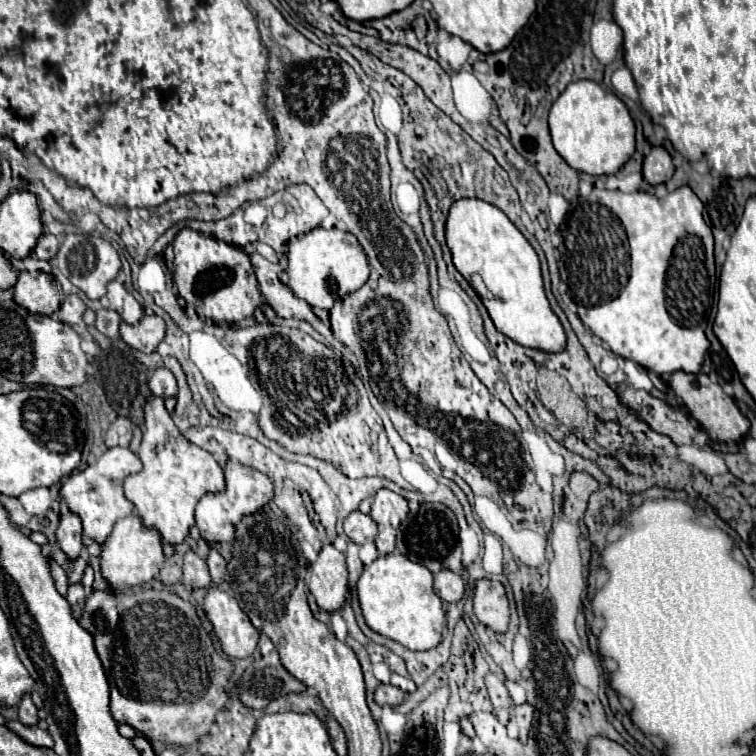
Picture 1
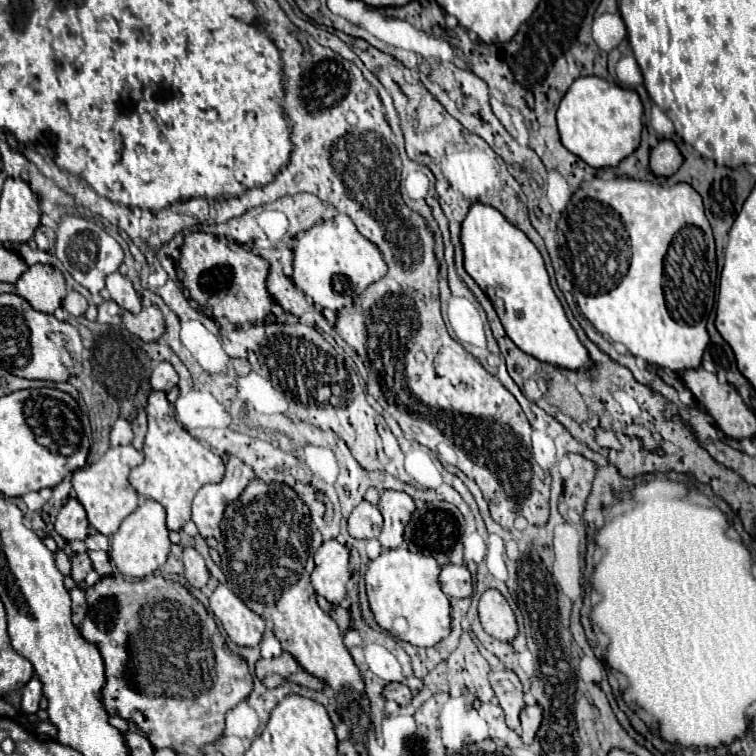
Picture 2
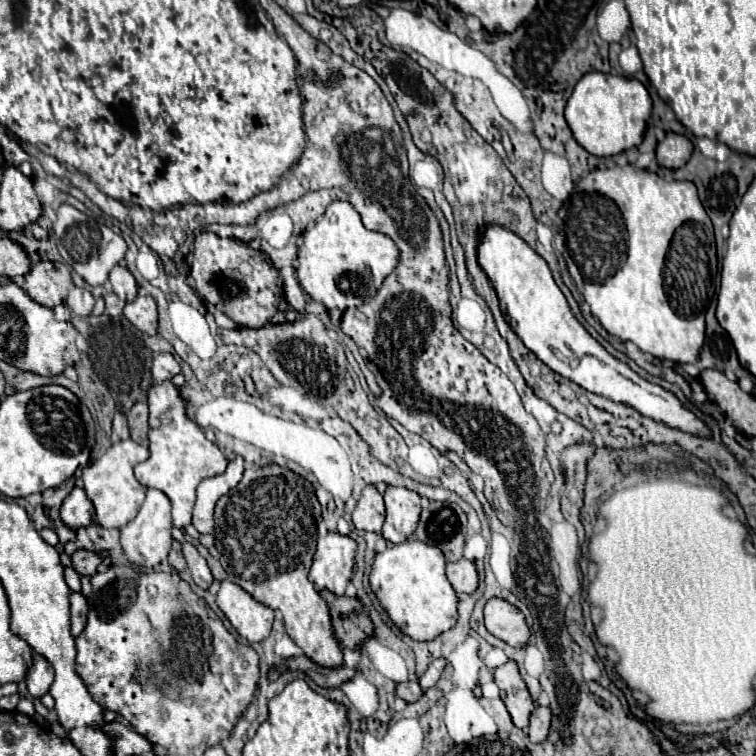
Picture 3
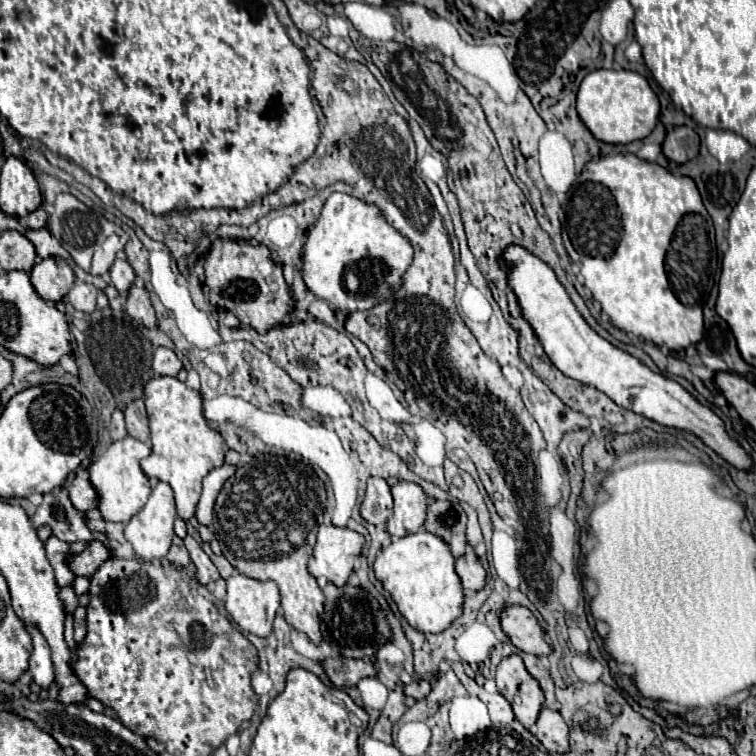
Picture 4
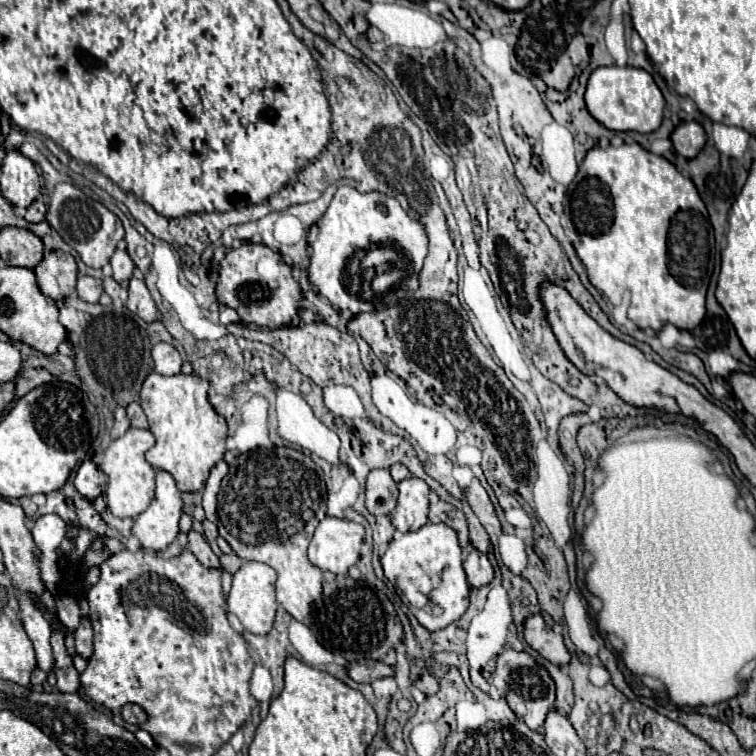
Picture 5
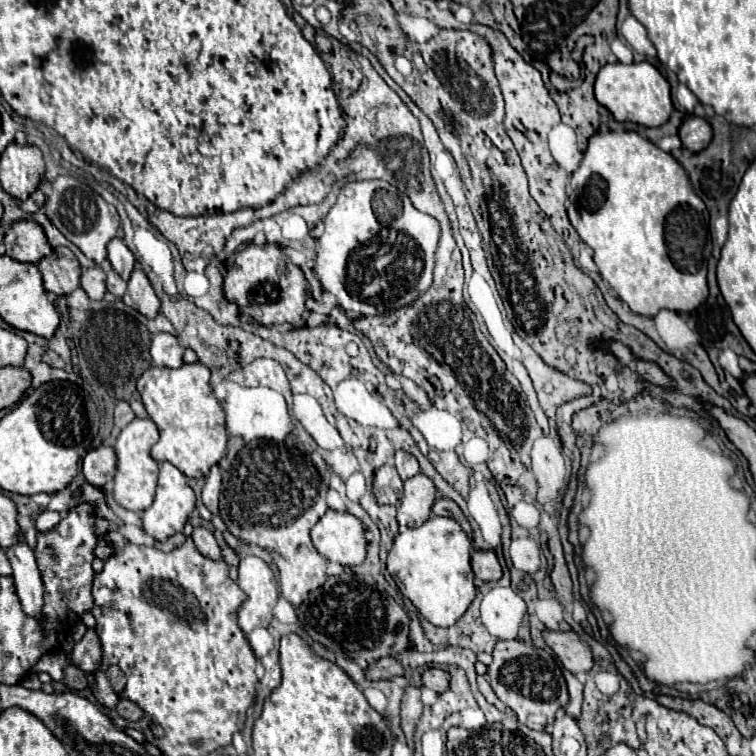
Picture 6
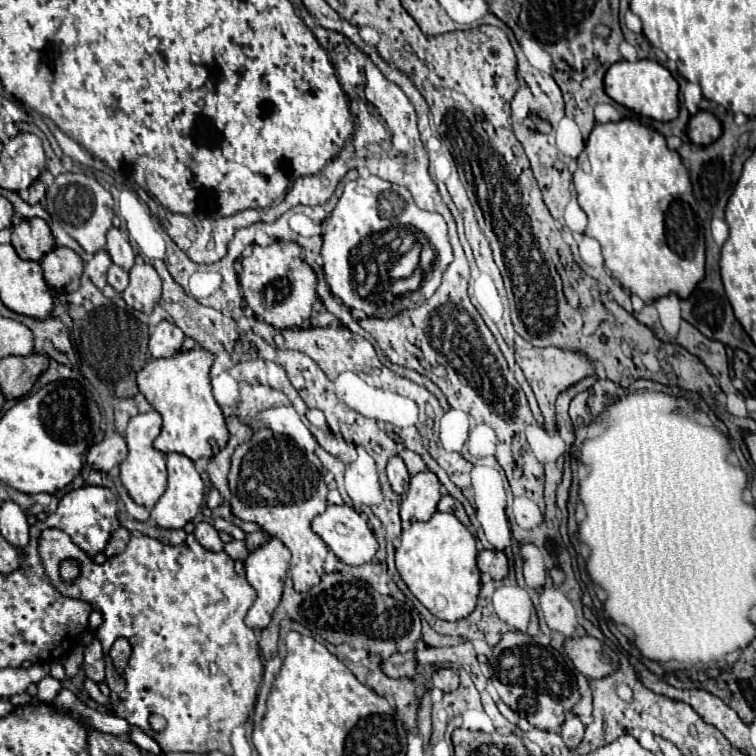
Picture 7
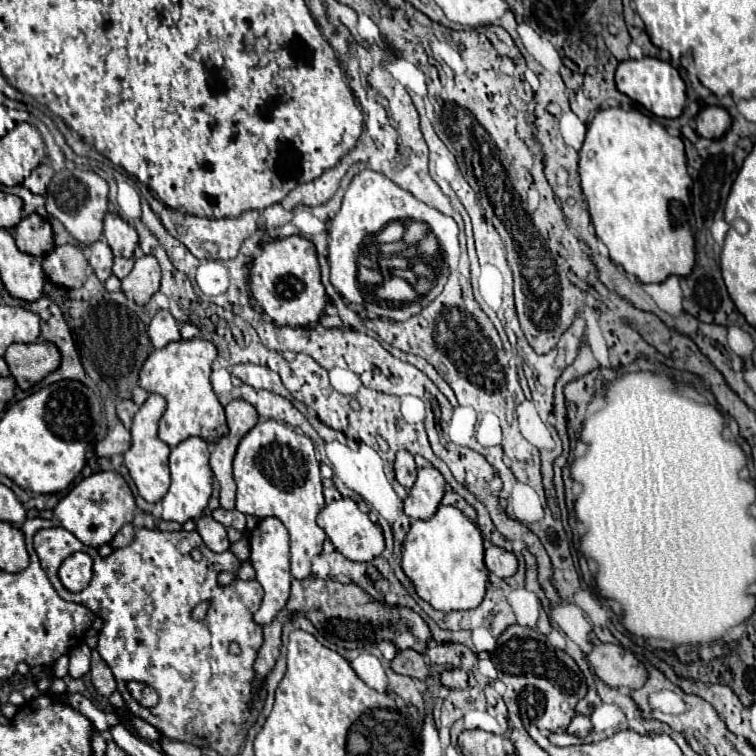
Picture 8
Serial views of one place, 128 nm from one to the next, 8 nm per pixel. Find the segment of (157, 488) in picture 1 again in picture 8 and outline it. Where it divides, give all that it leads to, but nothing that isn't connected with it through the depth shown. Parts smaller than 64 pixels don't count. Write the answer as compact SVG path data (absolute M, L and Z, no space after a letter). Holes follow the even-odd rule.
M178 340L160 350L154 350L140 370L140 386L146 392L158 392L166 398L168 408L160 420L160 438L168 446L176 446L190 436L200 436L208 442L226 434L224 408L212 392L210 370L216 358L216 346L210 340Z

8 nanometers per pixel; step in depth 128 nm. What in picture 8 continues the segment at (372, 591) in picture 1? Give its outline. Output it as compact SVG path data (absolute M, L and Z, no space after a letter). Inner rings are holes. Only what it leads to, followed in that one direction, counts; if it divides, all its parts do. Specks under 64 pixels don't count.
M440 506L438 512L430 520L412 522L412 528L404 540L402 568L404 568L406 576L414 582L418 596L442 612L476 608L484 600L486 582L488 582L488 574L490 574L484 564L484 538L480 534L478 526L454 506Z

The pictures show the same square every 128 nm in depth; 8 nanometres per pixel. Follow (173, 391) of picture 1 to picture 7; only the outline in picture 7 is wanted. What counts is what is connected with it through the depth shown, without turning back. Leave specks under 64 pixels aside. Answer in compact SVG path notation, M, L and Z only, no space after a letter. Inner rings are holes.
M162 320L152 330L154 332L150 334L148 346L150 346L150 352L152 352L154 358L168 358L168 356L174 356L176 352L180 352L184 332L176 324Z

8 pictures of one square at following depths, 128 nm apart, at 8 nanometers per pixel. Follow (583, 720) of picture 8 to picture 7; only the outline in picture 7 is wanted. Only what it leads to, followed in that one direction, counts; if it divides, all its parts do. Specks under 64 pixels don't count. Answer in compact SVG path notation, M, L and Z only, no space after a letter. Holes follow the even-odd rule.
M568 712L568 714L566 714L566 722L564 722L560 734L562 734L566 746L574 750L574 748L582 742L582 736L584 736L584 724L580 722L580 718L578 718L576 714Z

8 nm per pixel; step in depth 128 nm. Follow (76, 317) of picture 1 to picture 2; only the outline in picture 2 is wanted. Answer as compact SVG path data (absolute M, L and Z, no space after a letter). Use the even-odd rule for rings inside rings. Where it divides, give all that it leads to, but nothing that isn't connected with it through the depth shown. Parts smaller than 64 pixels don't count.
M72 290L72 292L64 298L62 306L64 306L64 310L68 310L72 316L82 316L82 314L86 312L86 308L88 308L88 302L86 302L86 298L84 298L80 292Z

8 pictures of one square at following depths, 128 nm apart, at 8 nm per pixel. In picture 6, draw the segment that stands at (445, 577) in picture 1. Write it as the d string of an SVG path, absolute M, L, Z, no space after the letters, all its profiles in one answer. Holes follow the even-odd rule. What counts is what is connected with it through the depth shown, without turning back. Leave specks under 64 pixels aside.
M476 550L472 554L472 570L476 578L480 580L500 580L502 578L502 566L498 562L498 556L492 550Z

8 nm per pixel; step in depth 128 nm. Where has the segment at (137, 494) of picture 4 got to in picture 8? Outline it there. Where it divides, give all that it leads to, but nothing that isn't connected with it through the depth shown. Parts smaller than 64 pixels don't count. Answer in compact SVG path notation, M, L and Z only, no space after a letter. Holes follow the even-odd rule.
M150 394L148 400L140 406L138 414L134 416L132 446L124 454L124 464L128 466L132 480L136 482L136 488L146 502L160 502L162 496L168 492L168 486L170 486L170 468L168 468L170 446L164 440L160 440L160 436L158 436L158 420L162 418L164 410L166 410L164 396Z

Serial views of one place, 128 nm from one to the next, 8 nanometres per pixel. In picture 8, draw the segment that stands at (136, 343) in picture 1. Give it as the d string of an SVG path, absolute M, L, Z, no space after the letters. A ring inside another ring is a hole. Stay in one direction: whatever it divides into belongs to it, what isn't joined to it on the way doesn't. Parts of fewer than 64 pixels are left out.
M154 256L136 260L132 272L121 280L121 289L136 304L146 304L160 288L160 266Z

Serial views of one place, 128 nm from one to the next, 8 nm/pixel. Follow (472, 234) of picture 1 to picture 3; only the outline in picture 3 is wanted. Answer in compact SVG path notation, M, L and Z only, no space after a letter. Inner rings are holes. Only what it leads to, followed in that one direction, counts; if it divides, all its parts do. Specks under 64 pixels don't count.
M488 226L480 236L478 262L496 288L508 324L516 330L526 348L530 348L554 372L576 382L588 392L628 404L642 416L648 416L670 428L678 428L702 438L712 436L710 426L690 412L672 392L638 376L628 364L608 354L606 348L586 332L586 328L574 318L566 296L556 286L546 260L538 256L520 236L500 226Z

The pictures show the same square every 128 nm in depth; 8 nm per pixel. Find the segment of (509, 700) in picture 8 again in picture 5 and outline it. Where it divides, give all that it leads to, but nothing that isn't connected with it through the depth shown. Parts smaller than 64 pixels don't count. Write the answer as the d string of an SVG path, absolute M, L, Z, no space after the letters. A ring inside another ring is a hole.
M504 646L502 652L498 654L496 670L492 674L492 684L496 686L500 696L508 702L508 706L514 710L514 714L520 720L524 720L526 726L532 730L538 730L544 724L546 714L550 712L556 700L556 686L548 670L540 666L528 652L516 652L514 648L508 646Z

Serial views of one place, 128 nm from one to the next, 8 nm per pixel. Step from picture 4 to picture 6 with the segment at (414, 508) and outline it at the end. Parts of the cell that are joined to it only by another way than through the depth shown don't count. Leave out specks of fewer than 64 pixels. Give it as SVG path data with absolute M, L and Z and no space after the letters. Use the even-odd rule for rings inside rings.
M416 474L408 478L404 482L404 496L398 506L398 524L408 528L422 526L432 514L434 500L436 500L436 486L428 476Z

